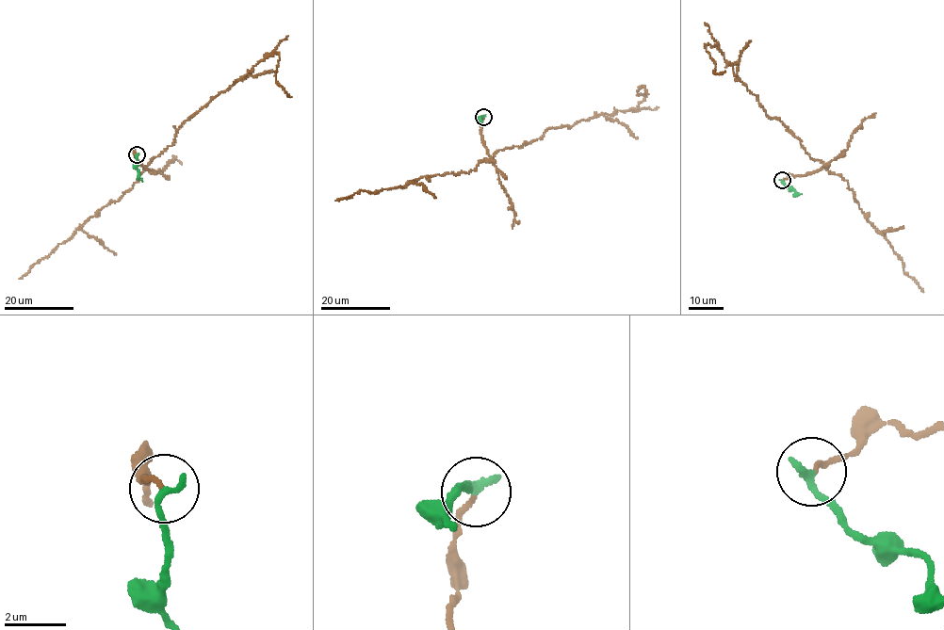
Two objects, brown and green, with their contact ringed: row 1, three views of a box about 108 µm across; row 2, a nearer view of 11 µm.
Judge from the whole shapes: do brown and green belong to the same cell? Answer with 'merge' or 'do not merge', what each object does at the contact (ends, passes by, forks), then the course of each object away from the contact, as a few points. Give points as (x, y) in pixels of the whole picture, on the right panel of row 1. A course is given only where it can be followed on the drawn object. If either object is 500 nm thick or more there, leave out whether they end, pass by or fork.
do not merge | brown ends | green ends | brown via (783, 180), (827, 167), (810, 157), (777, 118), (767, 115), (717, 44), (705, 45), (713, 72), (725, 71) | green via (782, 180), (786, 186), (801, 194)

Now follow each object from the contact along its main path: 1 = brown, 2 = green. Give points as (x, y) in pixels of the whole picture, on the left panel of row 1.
1: (137, 154), (151, 171), (146, 167), (172, 144), (185, 121), (269, 55), (279, 54), (275, 81), (291, 96)
2: (137, 154), (137, 170), (142, 182)

